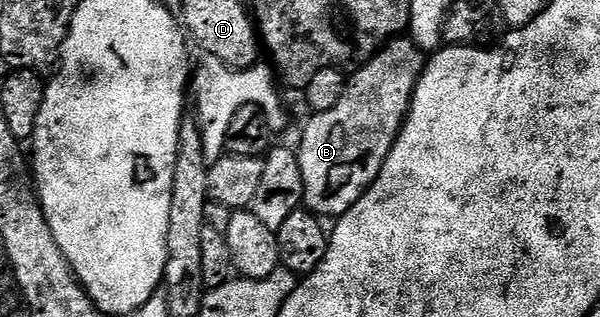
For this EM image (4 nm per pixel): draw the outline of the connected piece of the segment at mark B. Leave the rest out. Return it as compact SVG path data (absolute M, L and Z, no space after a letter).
M411 37L393 38L355 71L356 79L349 81L348 91L330 112L309 117L298 153L304 181L303 205L313 214L335 220L368 192L408 117L412 93L422 73L420 57L422 51Z

